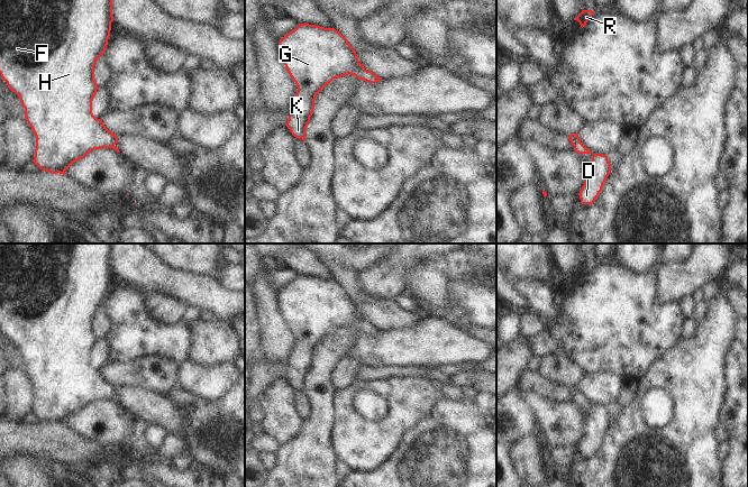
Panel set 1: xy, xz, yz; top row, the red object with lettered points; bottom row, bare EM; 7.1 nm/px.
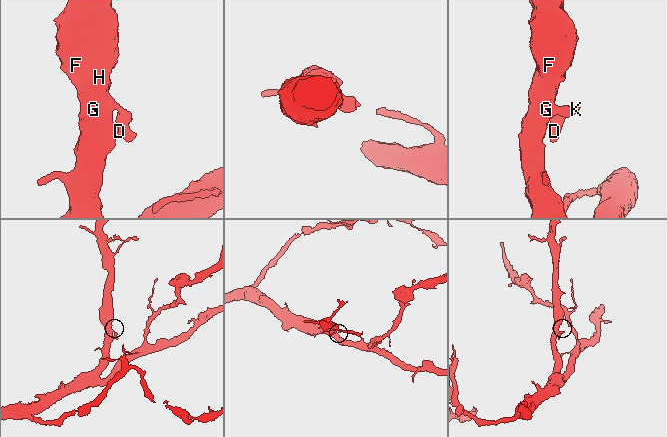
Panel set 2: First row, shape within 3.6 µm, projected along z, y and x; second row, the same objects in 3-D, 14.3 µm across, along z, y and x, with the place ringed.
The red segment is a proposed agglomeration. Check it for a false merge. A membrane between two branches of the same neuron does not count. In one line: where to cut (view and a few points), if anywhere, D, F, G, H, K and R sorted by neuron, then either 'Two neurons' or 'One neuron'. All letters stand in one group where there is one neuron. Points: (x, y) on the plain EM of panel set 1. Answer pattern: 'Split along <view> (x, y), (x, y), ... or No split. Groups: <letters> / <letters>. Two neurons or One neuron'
No split. Groups: D F G H K R. One neuron.

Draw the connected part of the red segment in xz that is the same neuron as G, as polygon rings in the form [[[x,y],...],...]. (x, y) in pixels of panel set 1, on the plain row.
[[[299,275],[279,293],[281,310],[298,338],[286,378],[305,392],[316,347],[334,330],[347,325],[370,334],[382,331],[359,314],[355,301],[335,279]]]

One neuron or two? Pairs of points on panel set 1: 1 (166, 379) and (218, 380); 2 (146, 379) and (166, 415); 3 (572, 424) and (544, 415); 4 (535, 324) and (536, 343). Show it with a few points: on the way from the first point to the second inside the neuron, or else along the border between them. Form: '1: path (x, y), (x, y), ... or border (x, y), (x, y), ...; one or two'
1: border (182, 364), (176, 386); two
2: border (126, 385), (151, 388), (167, 395); two
3: path (565, 423), (550, 415); one
4: border (546, 329), (528, 339); two

